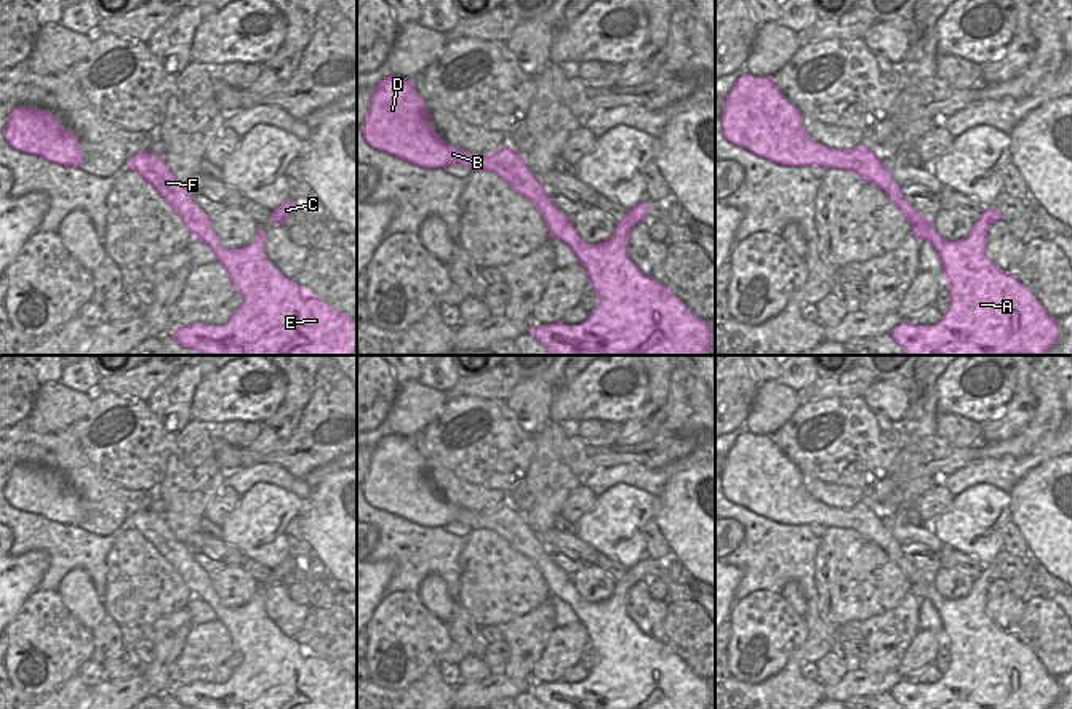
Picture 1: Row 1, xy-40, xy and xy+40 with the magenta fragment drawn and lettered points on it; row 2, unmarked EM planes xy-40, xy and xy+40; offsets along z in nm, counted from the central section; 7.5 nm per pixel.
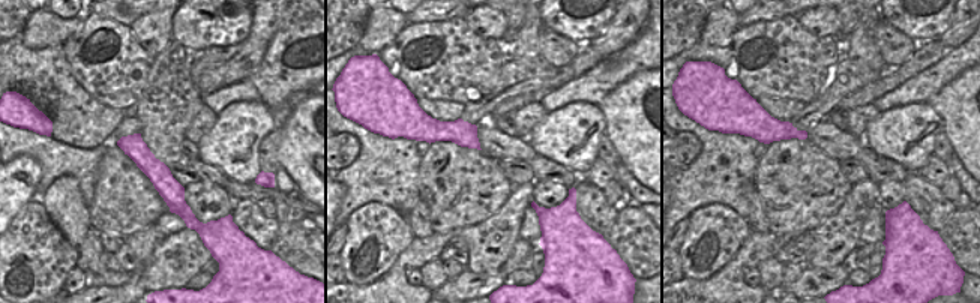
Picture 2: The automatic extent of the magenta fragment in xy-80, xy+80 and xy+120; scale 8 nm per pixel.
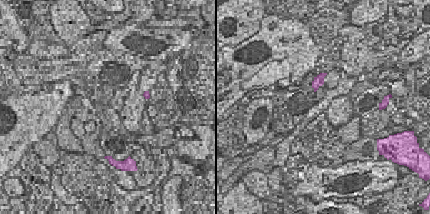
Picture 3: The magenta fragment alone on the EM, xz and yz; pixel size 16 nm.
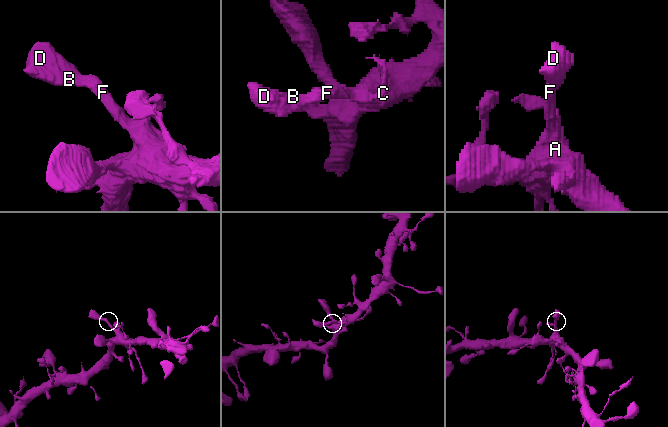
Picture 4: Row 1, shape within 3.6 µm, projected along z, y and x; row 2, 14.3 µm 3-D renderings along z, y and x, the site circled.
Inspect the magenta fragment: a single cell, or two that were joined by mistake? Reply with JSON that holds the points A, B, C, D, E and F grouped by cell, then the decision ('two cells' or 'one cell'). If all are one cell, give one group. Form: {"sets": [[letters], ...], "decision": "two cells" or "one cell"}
{"sets": [["A", "B", "C", "D", "E", "F"]], "decision": "one cell"}

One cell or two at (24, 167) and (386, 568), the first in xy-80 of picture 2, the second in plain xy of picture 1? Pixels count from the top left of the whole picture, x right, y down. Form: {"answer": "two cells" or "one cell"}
{"answer": "one cell"}

